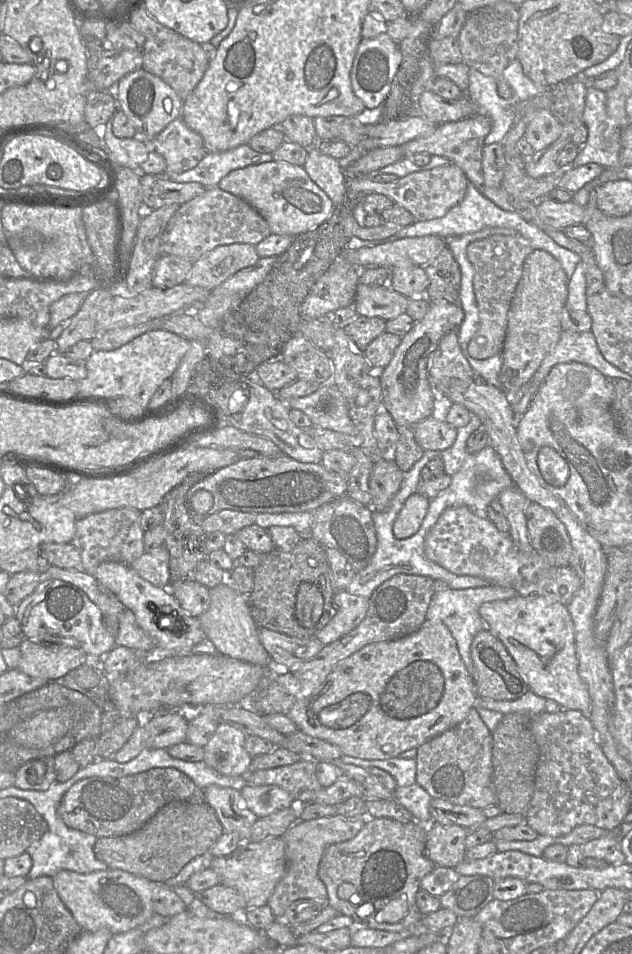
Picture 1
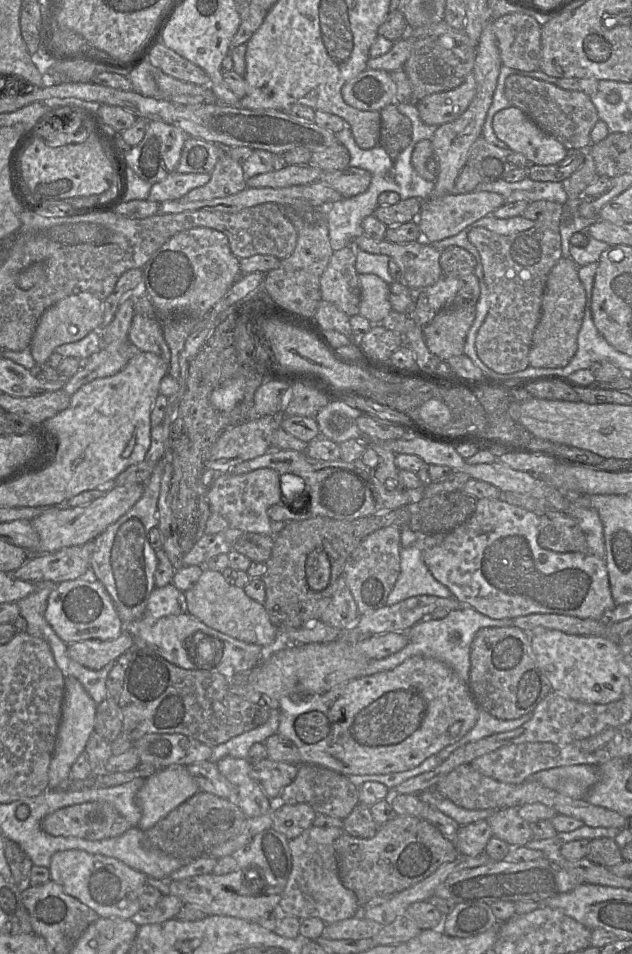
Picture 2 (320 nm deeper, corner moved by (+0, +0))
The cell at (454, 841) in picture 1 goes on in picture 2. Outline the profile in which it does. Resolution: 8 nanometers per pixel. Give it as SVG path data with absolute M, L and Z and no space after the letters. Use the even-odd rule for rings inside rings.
M479 820L460 826L455 840L455 847L459 854L478 856L484 853L489 839L493 836L486 820Z

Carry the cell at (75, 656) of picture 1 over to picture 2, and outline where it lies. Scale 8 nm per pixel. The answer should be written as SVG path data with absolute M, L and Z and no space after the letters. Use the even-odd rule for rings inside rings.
M124 631L112 640L90 639L67 644L68 656L80 665L100 670L131 649L135 640L130 631Z

